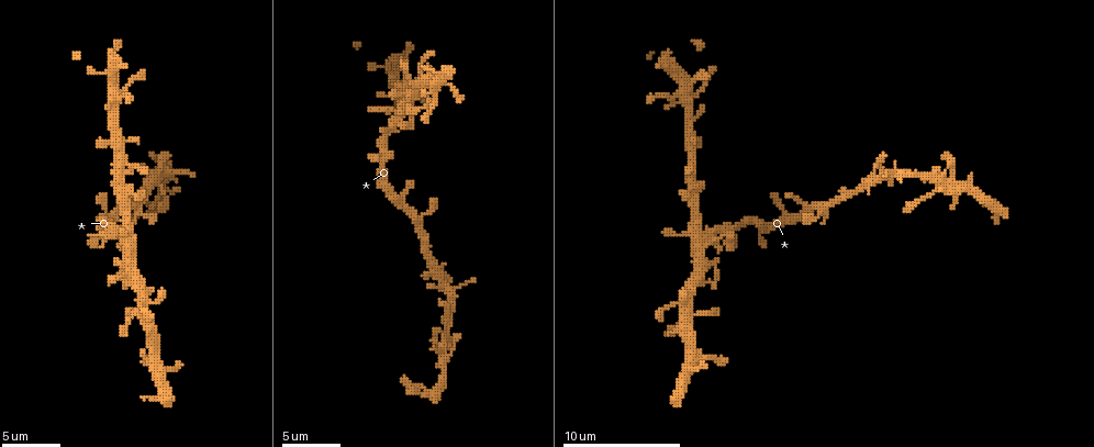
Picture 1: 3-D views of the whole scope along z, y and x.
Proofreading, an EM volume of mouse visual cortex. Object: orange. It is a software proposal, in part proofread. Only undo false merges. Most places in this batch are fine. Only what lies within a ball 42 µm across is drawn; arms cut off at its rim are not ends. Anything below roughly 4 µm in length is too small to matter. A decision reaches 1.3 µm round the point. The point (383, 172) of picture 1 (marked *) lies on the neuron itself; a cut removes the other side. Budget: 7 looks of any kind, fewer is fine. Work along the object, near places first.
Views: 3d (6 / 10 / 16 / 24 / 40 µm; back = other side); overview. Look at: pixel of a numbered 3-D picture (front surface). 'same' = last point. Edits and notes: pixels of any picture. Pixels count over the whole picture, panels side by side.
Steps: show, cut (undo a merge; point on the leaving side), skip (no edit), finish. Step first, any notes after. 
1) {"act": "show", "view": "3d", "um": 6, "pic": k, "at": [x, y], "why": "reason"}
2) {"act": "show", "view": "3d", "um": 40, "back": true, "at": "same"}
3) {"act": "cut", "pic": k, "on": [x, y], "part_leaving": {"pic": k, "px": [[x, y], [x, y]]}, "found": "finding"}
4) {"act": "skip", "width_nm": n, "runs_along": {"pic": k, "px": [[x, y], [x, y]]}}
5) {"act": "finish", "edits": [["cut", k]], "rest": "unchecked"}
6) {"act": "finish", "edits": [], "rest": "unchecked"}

{"act": "show", "view": "3d", "um": 10, "pic": 1, "at": [692, 93], "why": "branch point"}

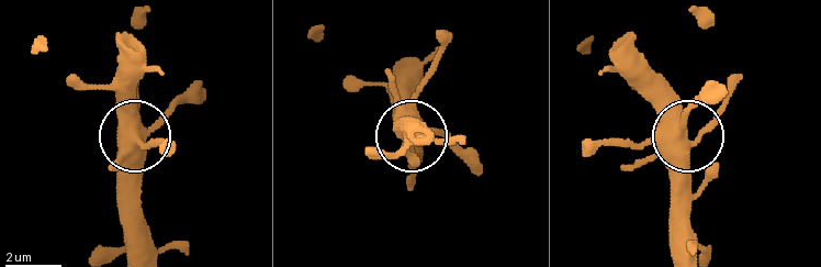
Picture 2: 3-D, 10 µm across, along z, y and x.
{"act": "skip", "side_arm_um": 6, "found": "continuous, no second neuron"}

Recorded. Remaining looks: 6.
{"act": "show", "view": "3d", "um": 16, "pic": 1, "at": [708, 244]}

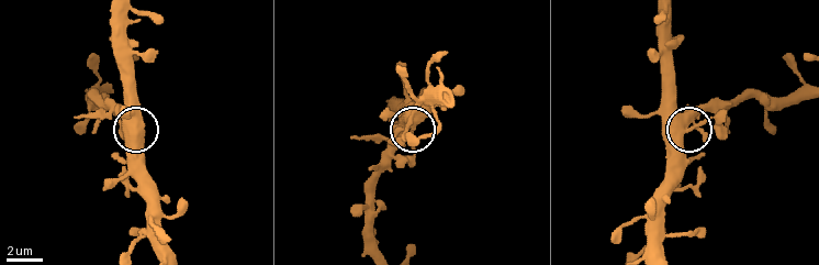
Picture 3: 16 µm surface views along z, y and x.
{"act": "show", "view": "3d", "um": 16, "back": true, "pic": 3, "at": [691, 128]}

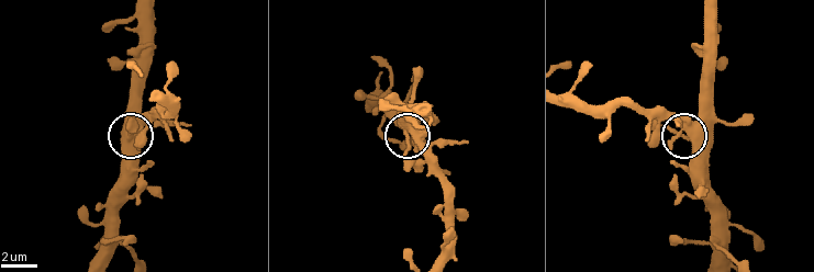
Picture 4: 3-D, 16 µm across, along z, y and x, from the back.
{"act": "skip", "side_arm_um": 16, "found": "one neuron here"}

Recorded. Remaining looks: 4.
{"act": "show", "view": "3d", "um": 10, "pic": 1, "at": [136, 315], "why": "small branch off a trunk"}

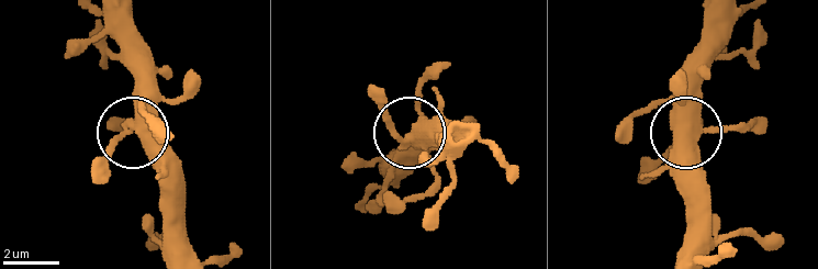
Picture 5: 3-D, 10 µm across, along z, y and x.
{"act": "show", "view": "3d", "um": 6, "pic": 5, "at": [134, 127]}

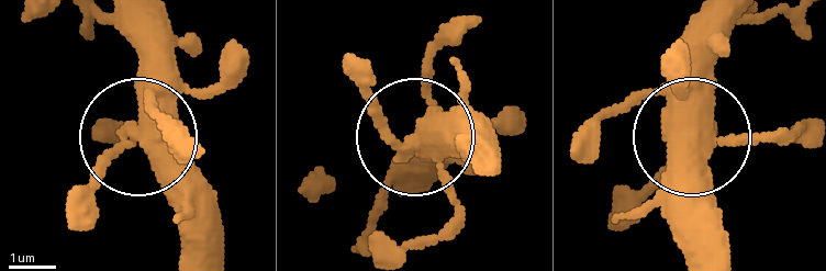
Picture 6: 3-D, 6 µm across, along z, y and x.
{"act": "skip", "arms": 4, "found": "continuous, no second neuron"}

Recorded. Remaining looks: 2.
{"act": "finish", "edits": [], "rest": "unchecked"}

